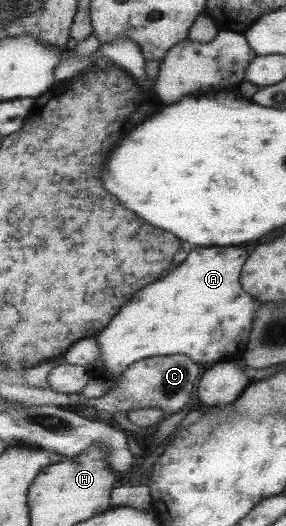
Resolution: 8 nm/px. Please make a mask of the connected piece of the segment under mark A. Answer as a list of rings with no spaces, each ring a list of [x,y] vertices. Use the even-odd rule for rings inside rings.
[[[195,247],[165,279],[136,291],[105,331],[95,335],[105,377],[119,379],[132,364],[146,358],[181,354],[195,363],[217,361],[245,349],[257,301],[239,287],[239,271],[247,257],[243,249]]]

